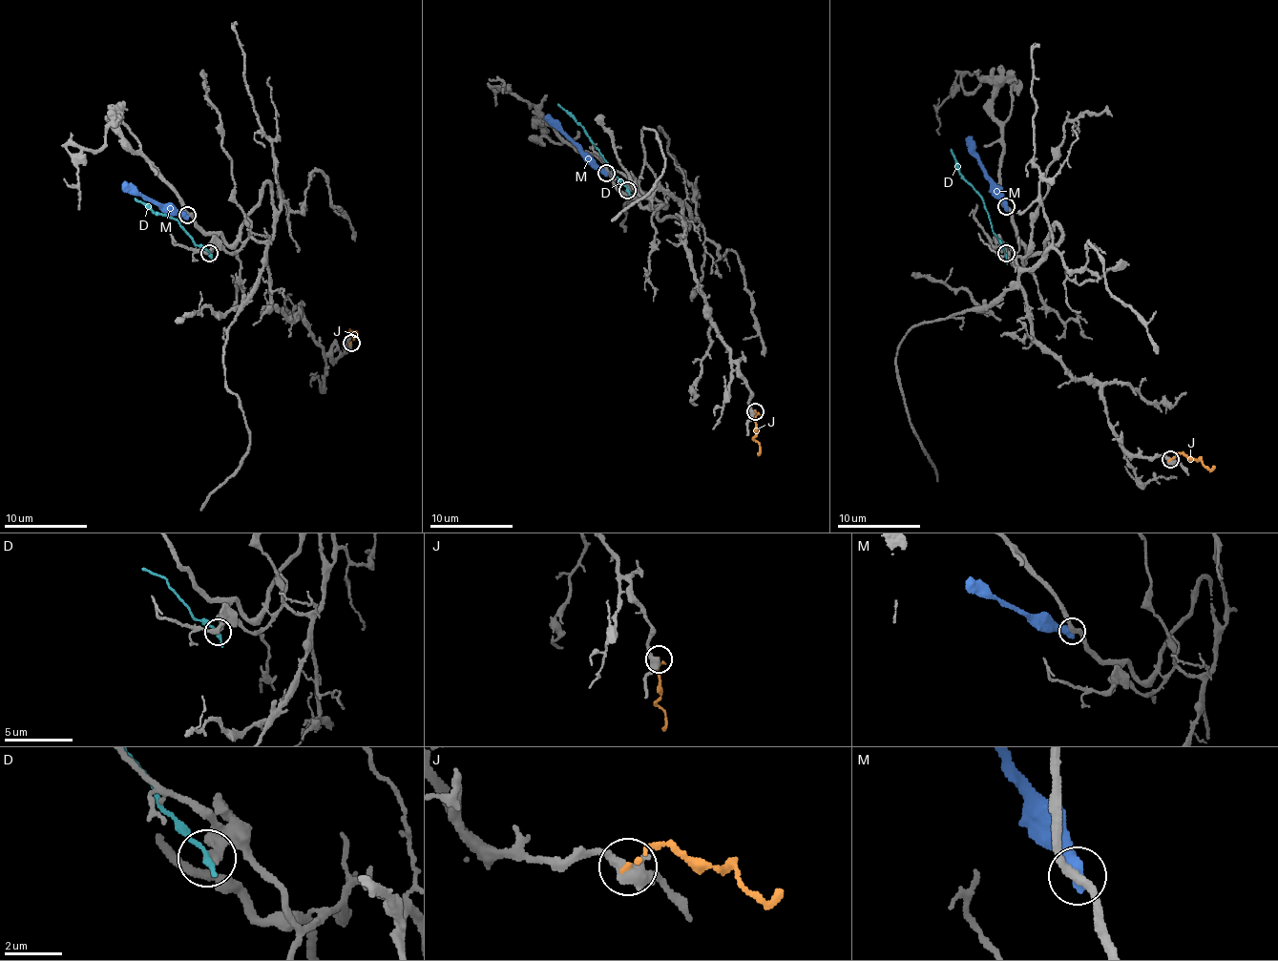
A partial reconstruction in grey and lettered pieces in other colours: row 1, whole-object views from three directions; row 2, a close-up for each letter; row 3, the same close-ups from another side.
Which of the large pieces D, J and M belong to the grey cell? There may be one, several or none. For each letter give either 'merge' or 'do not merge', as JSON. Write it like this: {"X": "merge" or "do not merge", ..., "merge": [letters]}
{"D": "do not merge", "J": "do not merge", "M": "do not merge", "merge": []}

